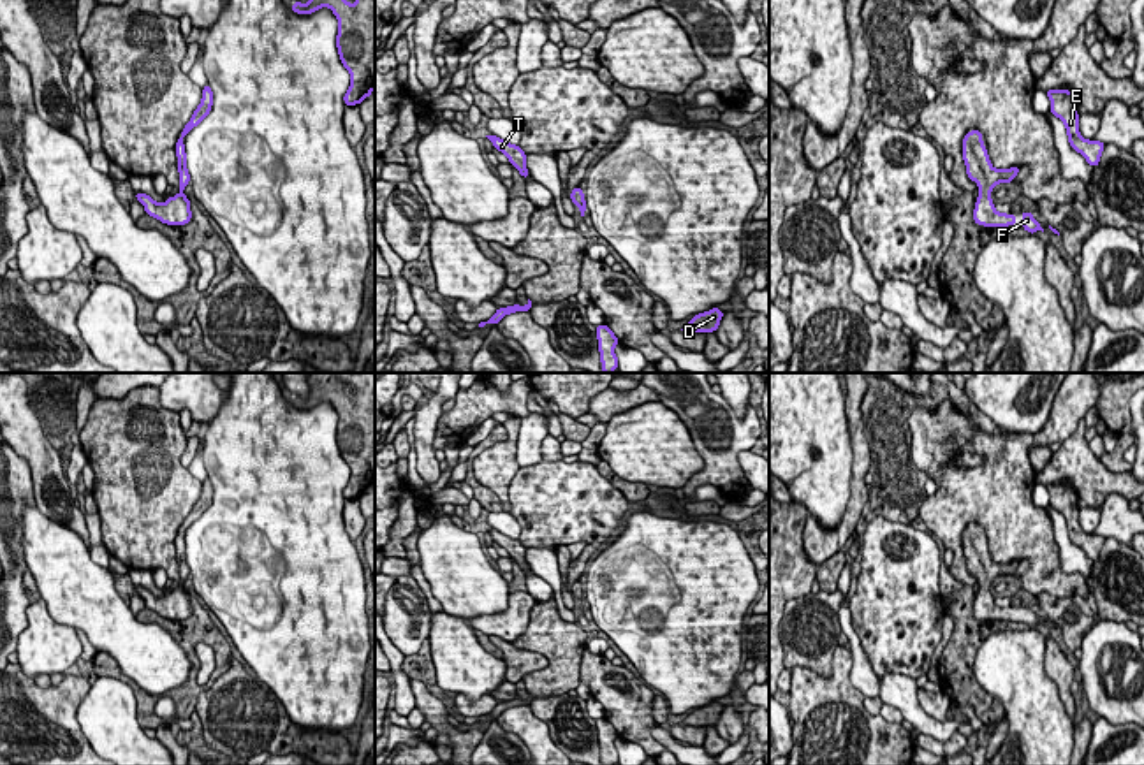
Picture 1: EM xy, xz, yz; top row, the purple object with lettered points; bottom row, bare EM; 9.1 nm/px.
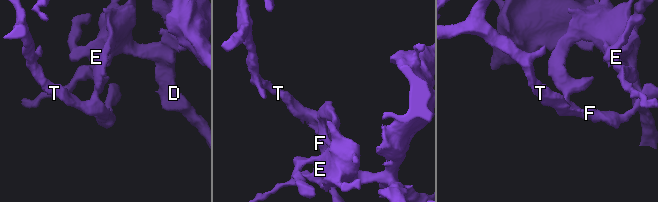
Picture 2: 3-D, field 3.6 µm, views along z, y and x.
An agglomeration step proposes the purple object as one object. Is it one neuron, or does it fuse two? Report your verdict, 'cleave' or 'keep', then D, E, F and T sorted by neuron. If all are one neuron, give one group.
keep; groups D E F T

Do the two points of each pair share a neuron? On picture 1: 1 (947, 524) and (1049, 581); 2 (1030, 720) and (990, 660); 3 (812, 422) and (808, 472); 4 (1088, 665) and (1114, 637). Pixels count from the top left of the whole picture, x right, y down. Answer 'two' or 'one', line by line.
1: one
2: one
3: one
4: one

